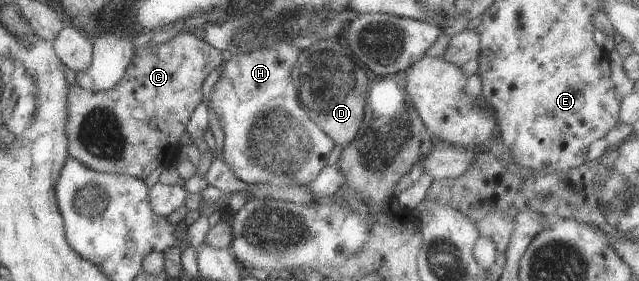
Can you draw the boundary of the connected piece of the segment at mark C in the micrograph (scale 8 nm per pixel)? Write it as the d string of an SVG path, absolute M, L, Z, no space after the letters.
M178 32L171 39L155 46L138 47L118 83L103 91L88 91L68 85L66 93L66 125L68 156L94 172L127 175L144 179L159 165L166 166L179 150L178 140L186 133L186 124L195 107L202 101L202 83L206 75L223 61L220 51L197 39L193 33Z

